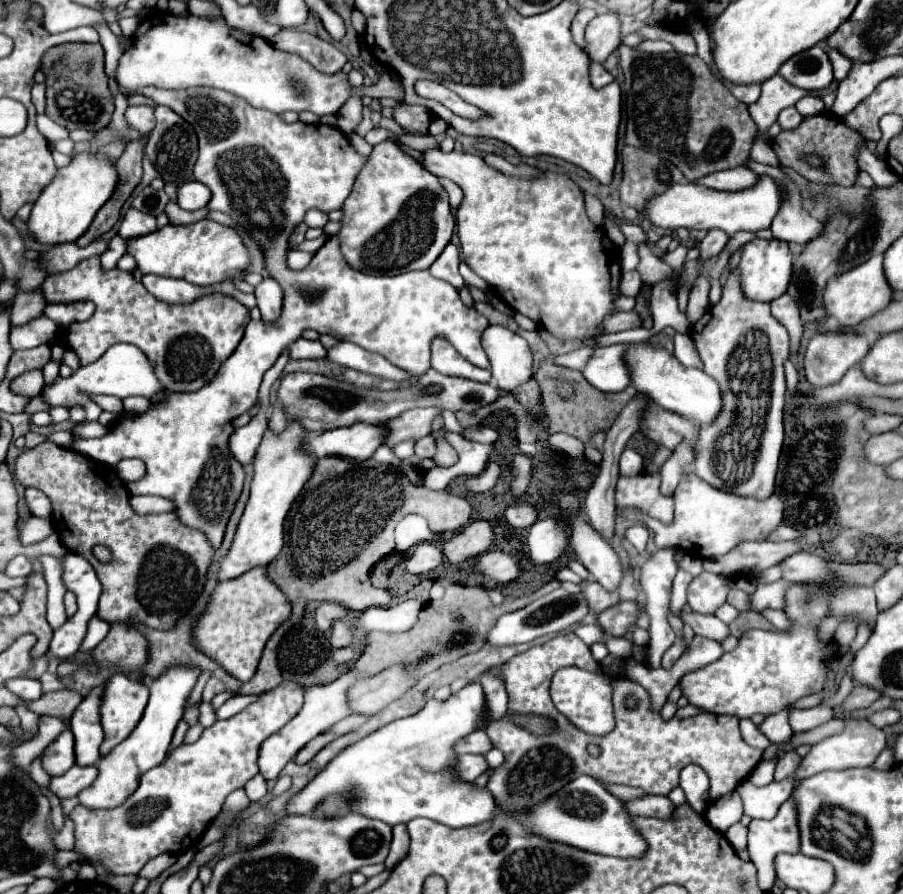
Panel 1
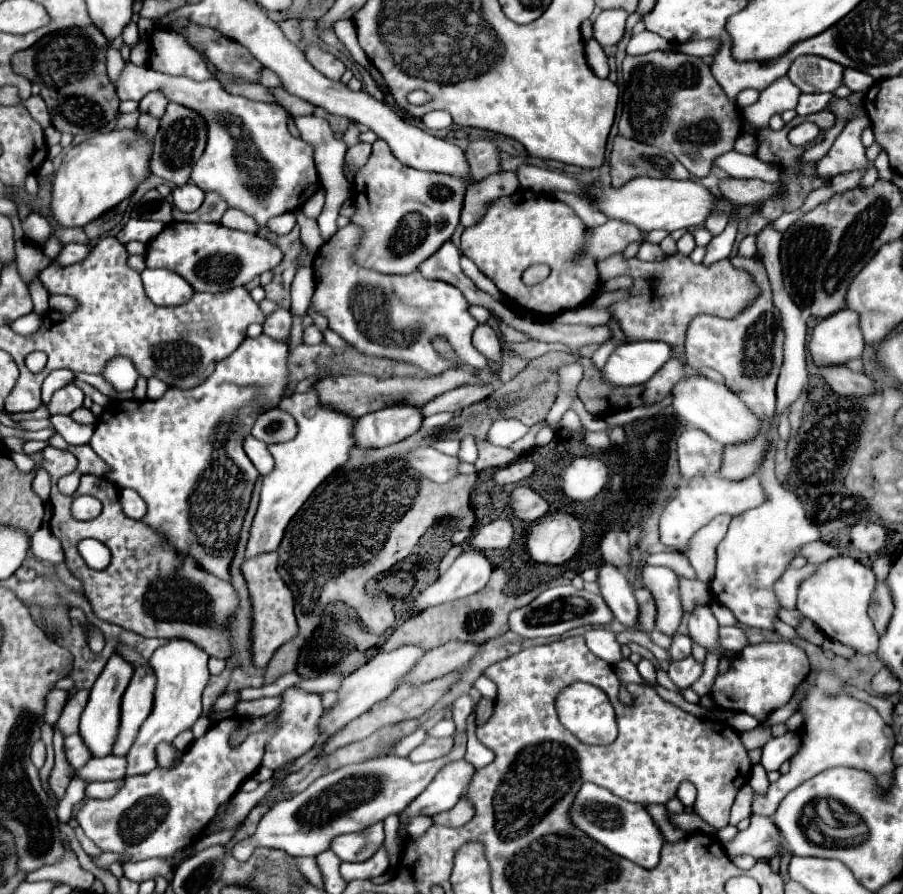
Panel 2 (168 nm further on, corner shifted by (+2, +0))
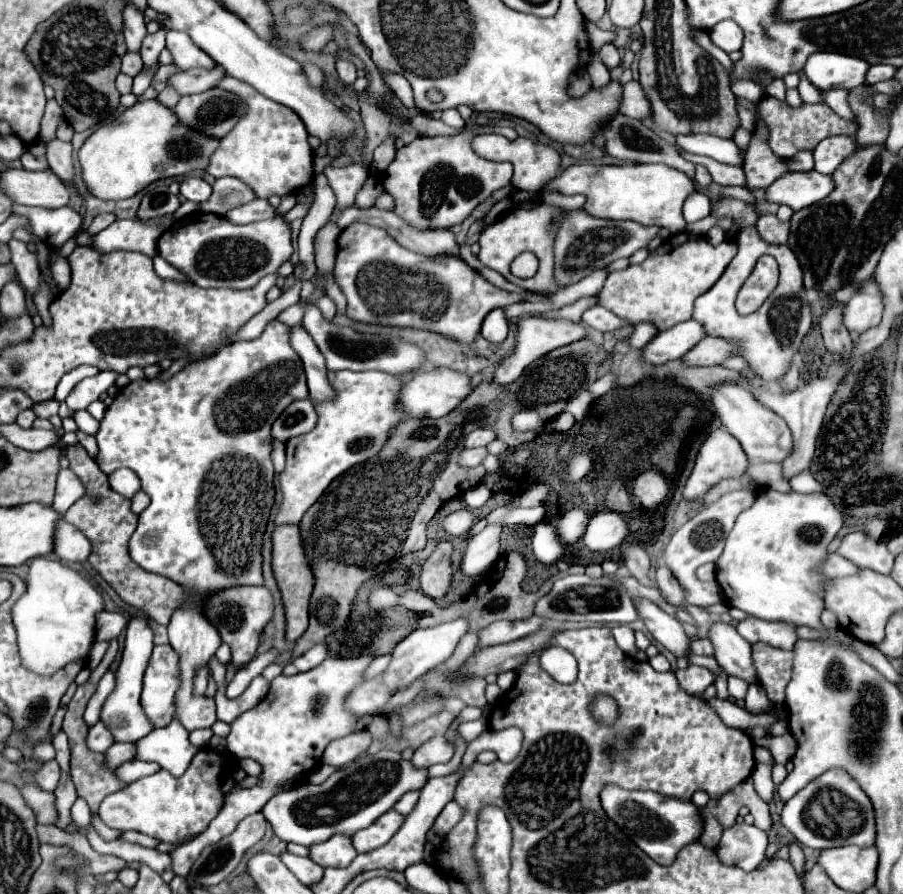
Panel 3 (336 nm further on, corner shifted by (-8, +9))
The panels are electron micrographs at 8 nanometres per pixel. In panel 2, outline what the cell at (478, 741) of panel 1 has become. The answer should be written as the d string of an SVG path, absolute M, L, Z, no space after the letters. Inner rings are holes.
M427 737L419 747L415 747L411 753L409 753L409 761L413 763L421 763L421 761L431 761L431 759L439 759L443 755L447 755L453 747L453 739L447 737L447 739L433 739L433 737Z

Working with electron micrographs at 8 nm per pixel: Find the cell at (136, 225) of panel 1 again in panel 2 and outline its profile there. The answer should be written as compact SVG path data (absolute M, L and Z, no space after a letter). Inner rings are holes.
M129 219L127 225L117 233L117 239L121 243L129 243L129 241L143 241L149 243L151 239L155 239L161 231L163 231L165 223L161 221L141 221L141 219Z

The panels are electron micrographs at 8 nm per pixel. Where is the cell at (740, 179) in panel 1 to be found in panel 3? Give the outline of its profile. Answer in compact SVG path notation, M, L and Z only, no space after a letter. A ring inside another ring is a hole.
M787 172L765 188L767 202L787 204L795 212L823 200L833 190L831 176L811 172Z

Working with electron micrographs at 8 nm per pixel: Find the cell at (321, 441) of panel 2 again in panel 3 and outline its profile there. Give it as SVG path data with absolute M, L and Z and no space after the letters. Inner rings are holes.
M341 370L327 372L327 378L335 390L335 396L331 402L313 402L319 416L317 426L311 432L287 442L287 466L279 474L283 500L275 516L275 526L299 524L303 514L319 500L333 478L375 456L387 440L387 432L405 420L403 412L395 404L401 388L401 380L397 376L385 372Z

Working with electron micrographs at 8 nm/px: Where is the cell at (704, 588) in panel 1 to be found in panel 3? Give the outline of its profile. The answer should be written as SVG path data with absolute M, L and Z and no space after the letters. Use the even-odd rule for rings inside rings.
M715 622L709 628L709 640L715 648L715 658L719 666L731 674L747 680L749 684L757 682L753 664L751 664L751 644L743 640L737 630L727 622Z

